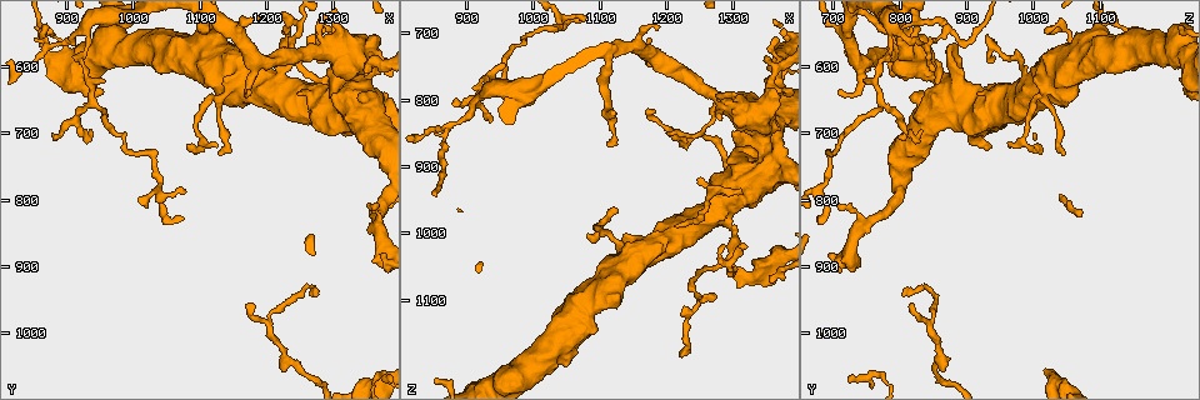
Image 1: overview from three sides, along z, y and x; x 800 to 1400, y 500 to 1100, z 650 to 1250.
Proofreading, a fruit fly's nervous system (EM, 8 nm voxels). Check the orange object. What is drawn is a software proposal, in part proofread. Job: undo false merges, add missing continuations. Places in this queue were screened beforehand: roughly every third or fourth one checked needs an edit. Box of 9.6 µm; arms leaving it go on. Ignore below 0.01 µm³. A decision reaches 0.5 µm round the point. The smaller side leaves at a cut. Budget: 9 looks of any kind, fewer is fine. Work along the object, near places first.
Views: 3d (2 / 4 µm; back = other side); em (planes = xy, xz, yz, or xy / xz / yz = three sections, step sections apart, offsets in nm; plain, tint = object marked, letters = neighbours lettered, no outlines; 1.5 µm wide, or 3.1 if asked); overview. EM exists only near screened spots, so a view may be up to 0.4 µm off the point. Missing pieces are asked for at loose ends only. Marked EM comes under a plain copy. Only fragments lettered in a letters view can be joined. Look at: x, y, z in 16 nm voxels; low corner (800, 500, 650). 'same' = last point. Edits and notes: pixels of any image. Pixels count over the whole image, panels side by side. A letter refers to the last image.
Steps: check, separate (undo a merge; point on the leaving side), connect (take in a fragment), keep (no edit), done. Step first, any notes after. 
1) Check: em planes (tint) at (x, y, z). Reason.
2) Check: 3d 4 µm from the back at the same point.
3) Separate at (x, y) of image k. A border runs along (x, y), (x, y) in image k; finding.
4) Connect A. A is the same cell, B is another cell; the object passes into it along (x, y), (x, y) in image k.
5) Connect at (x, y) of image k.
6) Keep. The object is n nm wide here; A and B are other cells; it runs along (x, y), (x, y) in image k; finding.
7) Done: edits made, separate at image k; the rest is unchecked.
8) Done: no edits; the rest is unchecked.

Check: em xz step 8 (tint) at (1280, 545, 825). Stops while still wide.

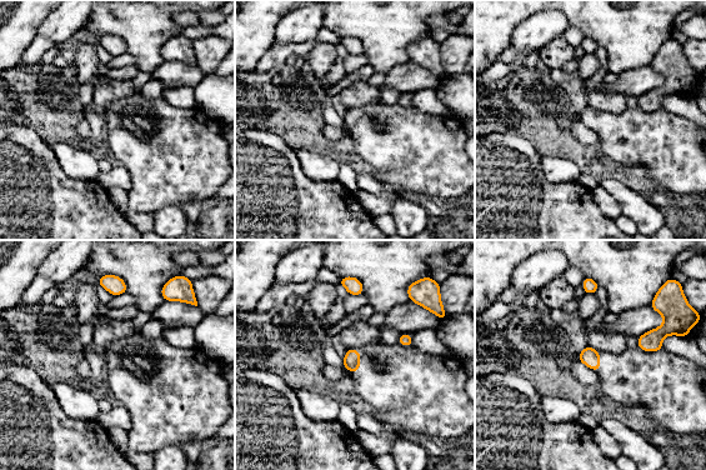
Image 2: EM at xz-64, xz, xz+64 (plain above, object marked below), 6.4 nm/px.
Check: em planes (letters) at the same point.

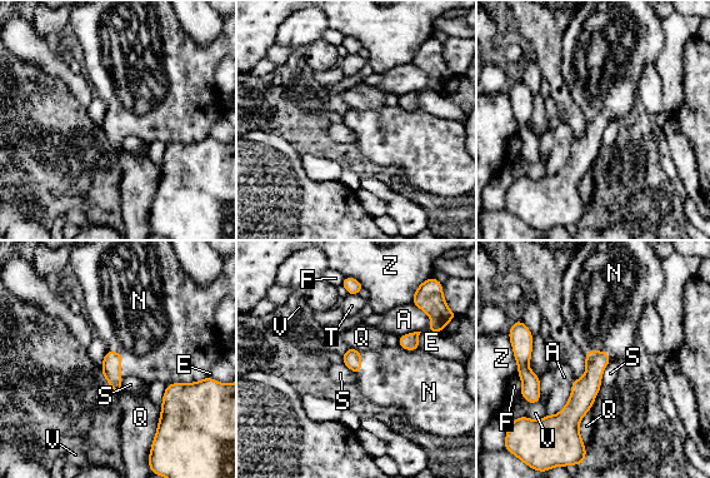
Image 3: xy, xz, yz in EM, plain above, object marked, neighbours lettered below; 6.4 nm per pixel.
Connect at (155, 344) of image 3. N is the same cell, A, E, F, Q, S, T, V and Z are other cells; it goes on there.

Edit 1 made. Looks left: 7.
Check: 3d 2 µm from the back at (935, 700, 835). Thin end.

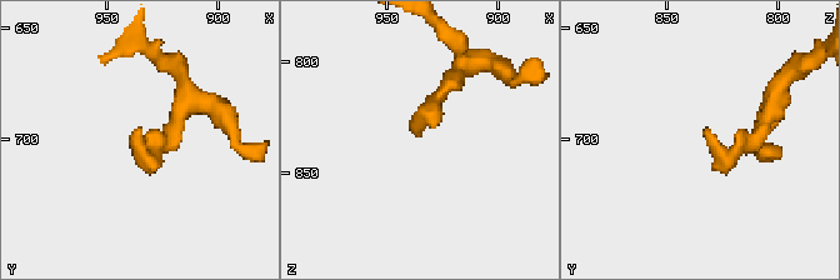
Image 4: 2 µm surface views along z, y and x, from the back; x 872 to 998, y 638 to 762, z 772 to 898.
Check: em yz step 8 (letters) at (936, 697, 833). Shape alone is not enough.

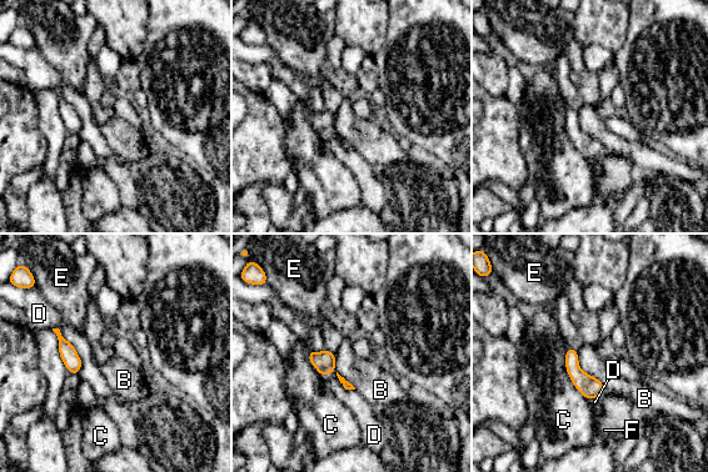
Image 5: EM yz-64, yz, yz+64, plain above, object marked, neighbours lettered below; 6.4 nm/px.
Keep. The longest contact is with C, 360 nm; B, C, D, E and F are other cells; a border runs along (604, 391), (598, 397) in image 5; no lettered fragment goes on from it.

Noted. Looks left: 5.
Check: em planes (tint) at (1200, 985, 850). Abrupt turn.

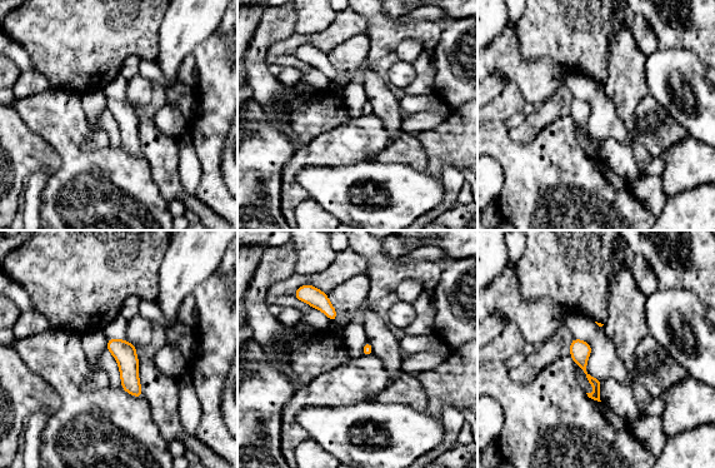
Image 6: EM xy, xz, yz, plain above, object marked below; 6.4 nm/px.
Check: em planes (letters) at the same point. See the neighbours.

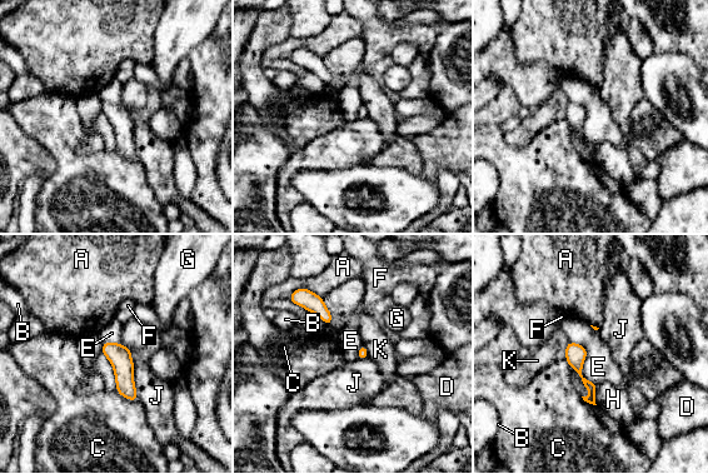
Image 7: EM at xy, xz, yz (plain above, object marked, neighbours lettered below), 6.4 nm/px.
Keep. The longest contact is with E, 360 nm; A, B, C, D, E, F, G, H, J and K are other cells; a border runs along (569, 340), (597, 387) in image 7; continuous, no second neuron.

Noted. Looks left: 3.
Done: edits made, connect at image 3; the rest is unchecked.

